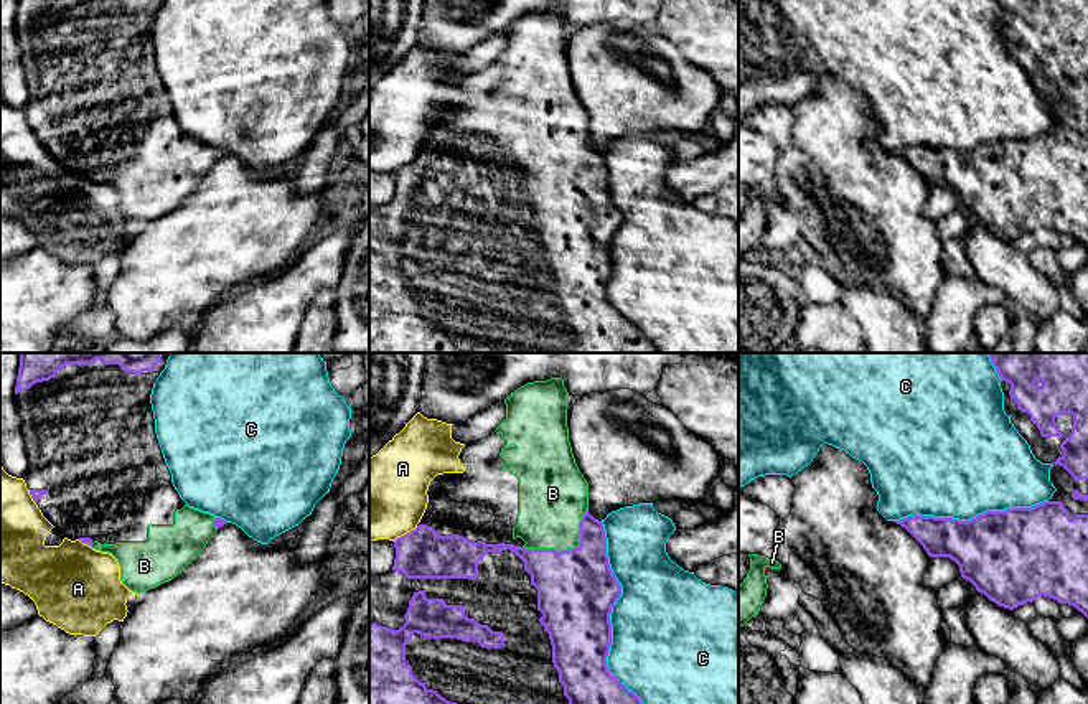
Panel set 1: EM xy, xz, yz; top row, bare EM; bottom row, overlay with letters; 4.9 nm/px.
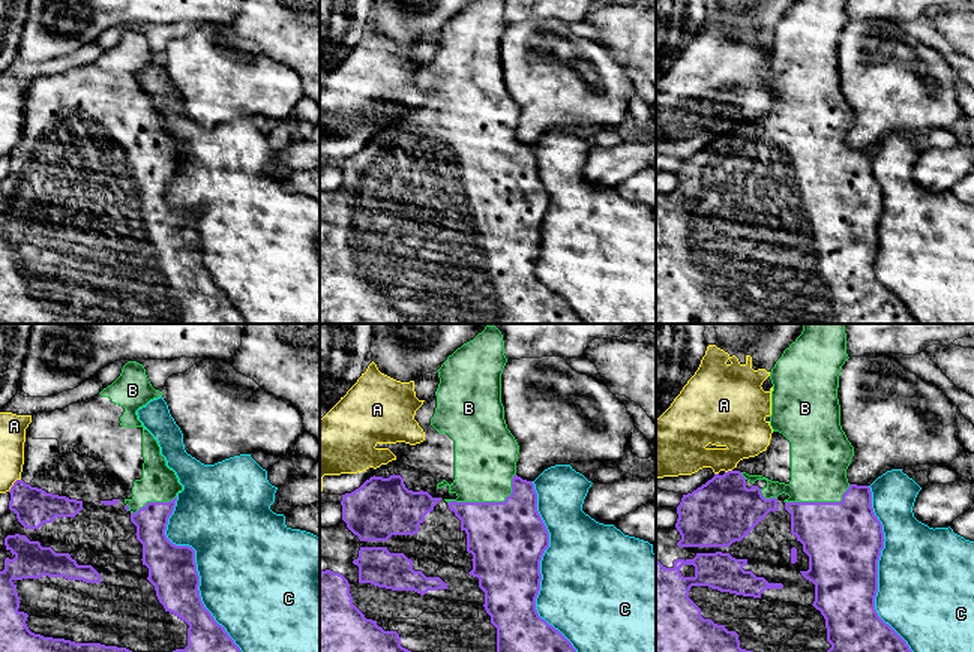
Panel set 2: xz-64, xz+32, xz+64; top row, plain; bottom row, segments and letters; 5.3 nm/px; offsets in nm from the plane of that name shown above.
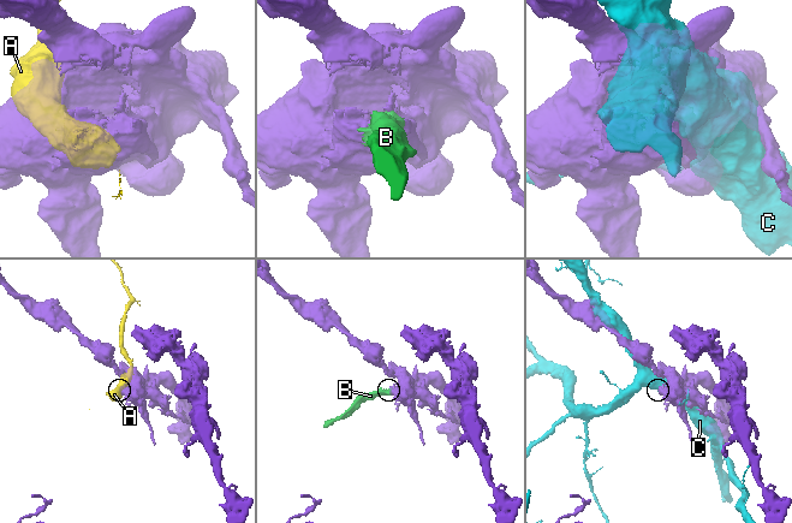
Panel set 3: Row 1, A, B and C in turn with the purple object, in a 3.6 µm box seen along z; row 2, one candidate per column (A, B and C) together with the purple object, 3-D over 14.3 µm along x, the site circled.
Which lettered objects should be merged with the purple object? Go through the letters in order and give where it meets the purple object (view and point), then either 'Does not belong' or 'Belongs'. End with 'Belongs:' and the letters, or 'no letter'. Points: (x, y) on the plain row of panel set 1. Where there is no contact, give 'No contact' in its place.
A: Touches purple at xz (404, 165). Does not belong
B: Touches purple at xz (569, 180). Belongs
C: Touches purple at xz (609, 253). Does not belong
Belongs: B

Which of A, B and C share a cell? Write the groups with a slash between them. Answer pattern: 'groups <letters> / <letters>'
groups A / B / C

